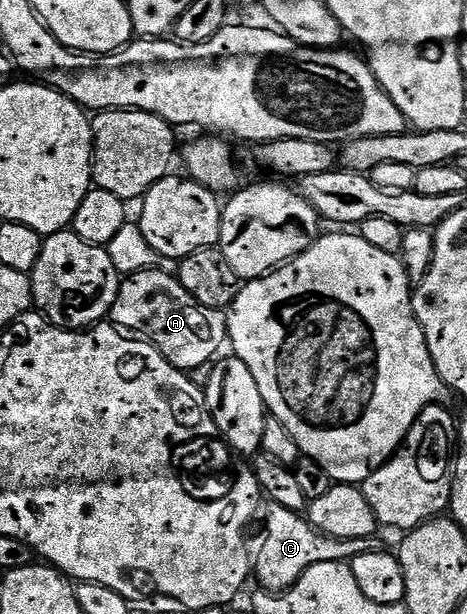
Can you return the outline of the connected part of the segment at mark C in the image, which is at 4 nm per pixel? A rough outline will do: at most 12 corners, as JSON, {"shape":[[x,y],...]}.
{"shape":[[274,506],[252,572],[270,594],[320,562],[387,551],[368,539],[336,540],[305,515]]}

